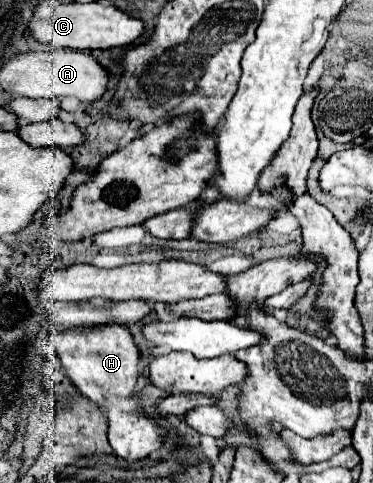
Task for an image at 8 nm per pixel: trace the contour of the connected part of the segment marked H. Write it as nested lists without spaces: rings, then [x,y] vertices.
[[[109,324],[109,326],[99,326],[99,330],[53,332],[49,336],[49,342],[57,352],[57,356],[61,358],[61,364],[73,386],[85,398],[89,398],[101,410],[105,410],[109,422],[109,432],[107,432],[109,444],[119,458],[127,462],[147,460],[151,452],[157,452],[163,446],[169,428],[163,426],[155,416],[147,416],[143,412],[139,390],[135,388],[141,376],[139,368],[141,352],[135,346],[133,336],[123,326]]]

